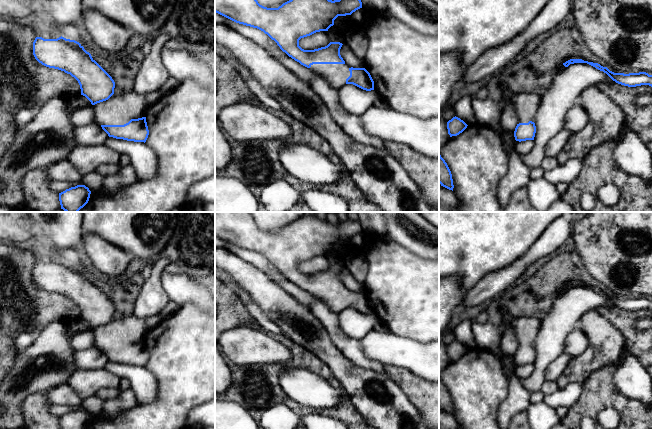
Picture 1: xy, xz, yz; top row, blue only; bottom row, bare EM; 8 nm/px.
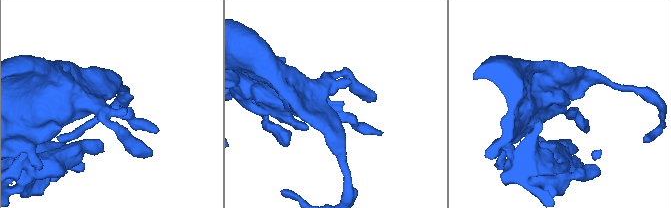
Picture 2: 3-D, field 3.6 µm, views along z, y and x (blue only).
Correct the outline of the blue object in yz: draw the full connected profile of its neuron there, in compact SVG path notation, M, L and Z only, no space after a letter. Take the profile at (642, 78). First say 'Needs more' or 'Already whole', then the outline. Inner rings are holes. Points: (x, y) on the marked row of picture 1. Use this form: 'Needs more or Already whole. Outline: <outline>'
Already whole. Outline: M570 59L563 63L565 67L568 67L570 64L574 63L587 63L596 69L603 71L606 73L613 81L618 84L628 86L628 87L636 87L641 85L649 85L652 87L652 75L649 75L646 72L639 72L639 73L614 73L610 71L607 67L603 67L598 63L584 61L582 59Z

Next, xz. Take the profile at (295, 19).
Needs more. Outline: M215 0L215 12L236 22L257 28L274 40L289 57L323 77L333 88L353 84L363 90L374 90L374 81L365 68L348 66L340 55L344 35L334 25L338 16L351 15L362 8L361 0L289 0L278 8L267 8L257 0ZM327 31L330 43L314 50L304 50L299 46L301 38L316 32Z

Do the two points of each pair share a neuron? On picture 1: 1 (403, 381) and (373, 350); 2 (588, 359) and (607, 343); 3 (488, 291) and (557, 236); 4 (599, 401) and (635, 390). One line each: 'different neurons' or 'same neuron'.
1: different neurons
2: same neuron
3: same neuron
4: different neurons

